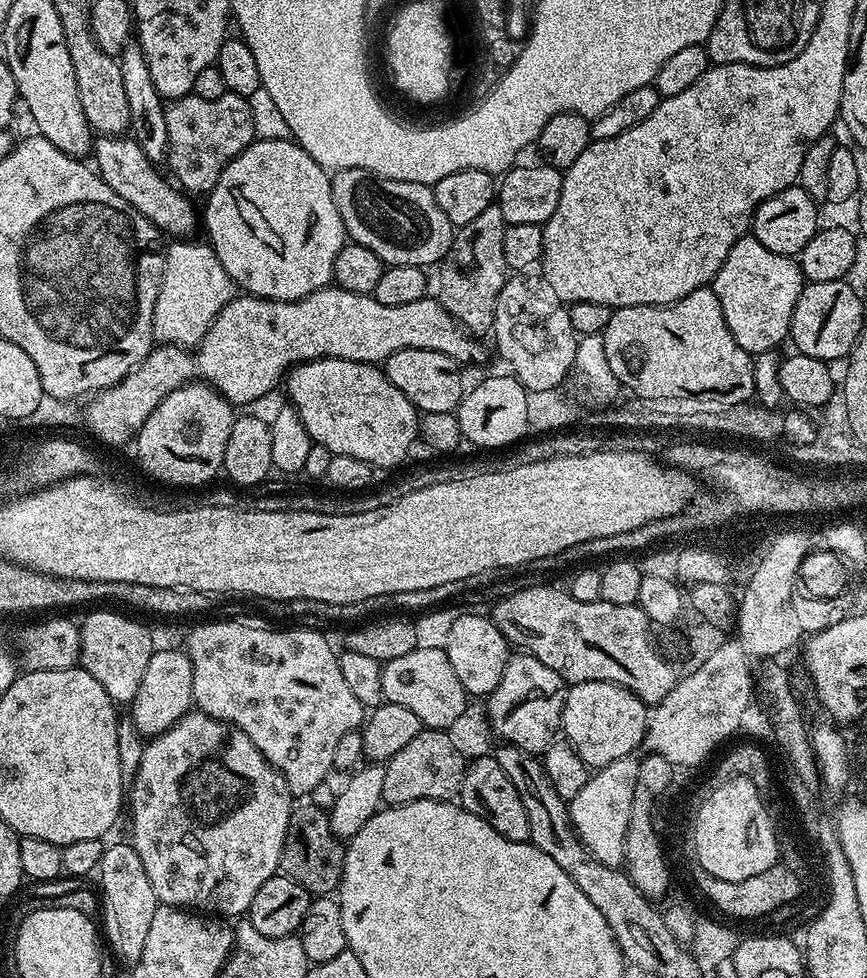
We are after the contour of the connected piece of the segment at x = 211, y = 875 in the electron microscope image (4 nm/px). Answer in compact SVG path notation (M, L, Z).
M189 710L181 720L176 721L173 728L168 728L161 736L153 736L144 745L144 753L142 754L141 765L138 766L137 777L134 778L132 787L126 796L127 807L132 807L132 837L130 843L135 848L138 858L142 858L142 866L146 866L146 878L150 878L150 886L154 886L154 894L160 904L170 904L174 908L183 908L185 910L195 910L200 914L215 914L220 918L228 918L224 916L236 916L240 918L245 915L250 906L250 902L254 900L254 894L258 892L262 882L266 882L272 876L277 875L280 859L282 858L282 846L286 842L286 826L291 820L291 814L294 809L294 797L288 788L287 782L284 781L284 775L274 766L270 766L270 762L266 762L266 758L259 750L250 742L250 738L246 738L246 734L242 734L242 730L238 730L232 724L228 724L225 720L215 720L213 716L207 716L206 713L199 710Z

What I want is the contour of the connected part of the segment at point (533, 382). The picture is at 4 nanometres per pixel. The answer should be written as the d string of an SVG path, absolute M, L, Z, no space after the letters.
M512 276L496 299L492 338L499 354L510 362L511 373L529 392L559 389L576 361L578 339L570 326L563 301L545 283L538 286L531 276Z

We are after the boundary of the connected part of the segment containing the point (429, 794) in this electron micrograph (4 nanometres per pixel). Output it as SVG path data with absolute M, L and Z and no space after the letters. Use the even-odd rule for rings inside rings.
M421 730L398 754L391 756L384 764L382 794L384 804L395 806L419 800L451 801L459 793L464 781L466 759L454 748L447 731Z

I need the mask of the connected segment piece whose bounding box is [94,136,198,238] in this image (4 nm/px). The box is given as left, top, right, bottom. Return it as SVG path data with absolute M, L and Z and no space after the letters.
M100 136L94 144L96 156L95 171L105 180L134 210L144 215L161 233L168 232L172 238L188 238L193 234L192 227L197 227L198 212L192 209L189 197L167 175L160 173L161 169L142 154L142 146L131 138L117 138L115 136Z

